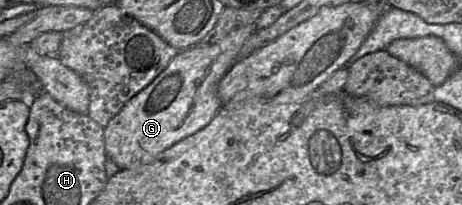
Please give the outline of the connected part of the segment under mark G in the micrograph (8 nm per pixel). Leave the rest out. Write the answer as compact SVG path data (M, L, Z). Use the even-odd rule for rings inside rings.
M255 23L240 26L218 43L179 50L168 66L104 127L107 156L120 169L141 166L208 125L222 106L217 93L220 80L236 61L243 43L256 30Z

